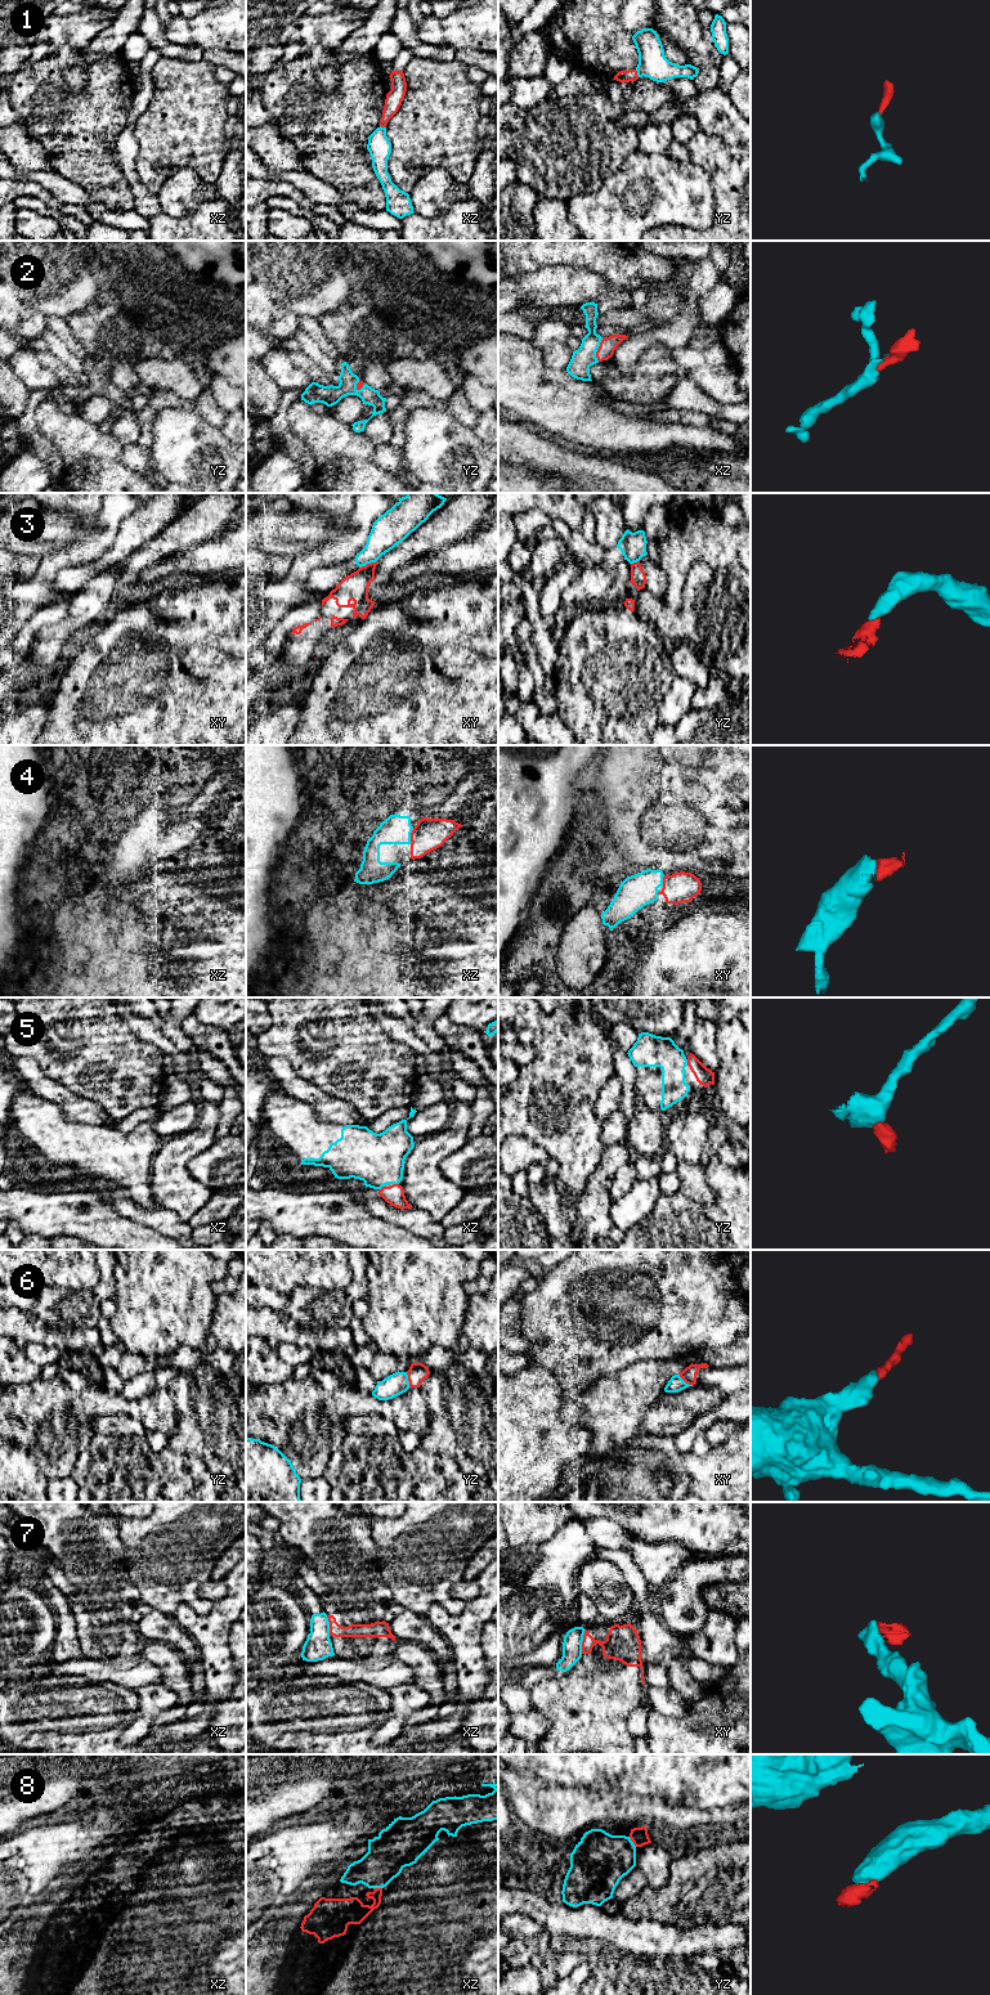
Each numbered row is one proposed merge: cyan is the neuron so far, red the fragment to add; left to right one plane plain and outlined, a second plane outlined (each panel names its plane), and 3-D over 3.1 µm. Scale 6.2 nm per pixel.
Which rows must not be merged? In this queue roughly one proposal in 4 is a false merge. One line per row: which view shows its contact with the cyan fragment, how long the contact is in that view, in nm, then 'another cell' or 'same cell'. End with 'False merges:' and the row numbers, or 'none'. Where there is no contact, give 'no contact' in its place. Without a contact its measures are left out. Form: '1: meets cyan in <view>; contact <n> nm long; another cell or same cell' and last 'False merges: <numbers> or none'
1: meets cyan in yz; contact 50 nm long; same cell
2: meets cyan in xz; contact 160 nm long; same cell
3: meets cyan in xy; contact 120 nm long; another cell
4: meets cyan in xz; contact 110 nm long; same cell
5: meets cyan in xz; contact 60 nm long; same cell
6: meets cyan in yz; contact 100 nm long; same cell
7: meets cyan in xy; contact 160 nm long; another cell
8: meets cyan in yz; contact 80 nm long; same cell
False merges: 3, 7

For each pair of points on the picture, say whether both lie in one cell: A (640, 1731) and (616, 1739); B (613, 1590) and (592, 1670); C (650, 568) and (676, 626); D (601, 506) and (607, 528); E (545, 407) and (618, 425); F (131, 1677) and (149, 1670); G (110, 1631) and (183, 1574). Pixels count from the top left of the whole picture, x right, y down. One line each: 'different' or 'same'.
A: different
B: different
C: different
D: same
E: same
F: same
G: different

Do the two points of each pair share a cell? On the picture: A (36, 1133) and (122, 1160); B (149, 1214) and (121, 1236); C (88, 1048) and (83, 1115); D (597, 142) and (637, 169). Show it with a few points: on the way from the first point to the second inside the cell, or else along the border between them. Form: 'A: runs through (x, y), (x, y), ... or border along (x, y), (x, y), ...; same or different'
A: runs through (58, 1141), (101, 1151); same
B: border along (113, 1207), (121, 1214), (166, 1236); different
C: border along (57, 1083), (81, 1097), (97, 1102), (108, 1115); different
D: border along (637, 149), (631, 152), (604, 182); different

